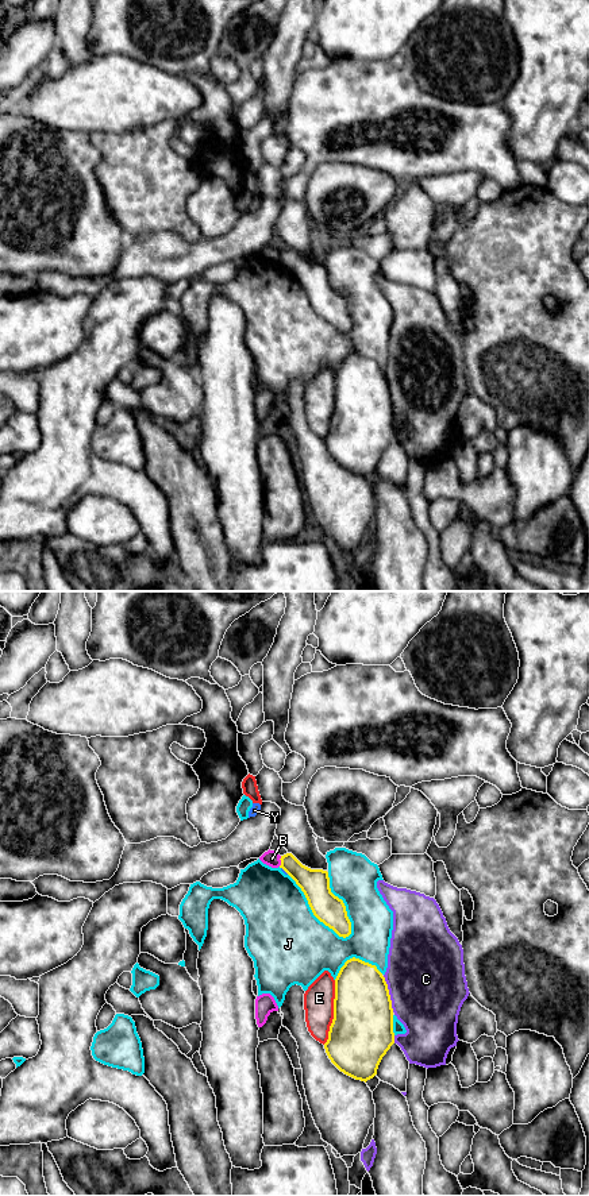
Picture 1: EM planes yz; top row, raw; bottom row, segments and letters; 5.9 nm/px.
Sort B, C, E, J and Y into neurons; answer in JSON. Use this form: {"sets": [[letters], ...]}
{"sets": [["B"], ["C"], ["E"], ["J"], ["Y"]]}

